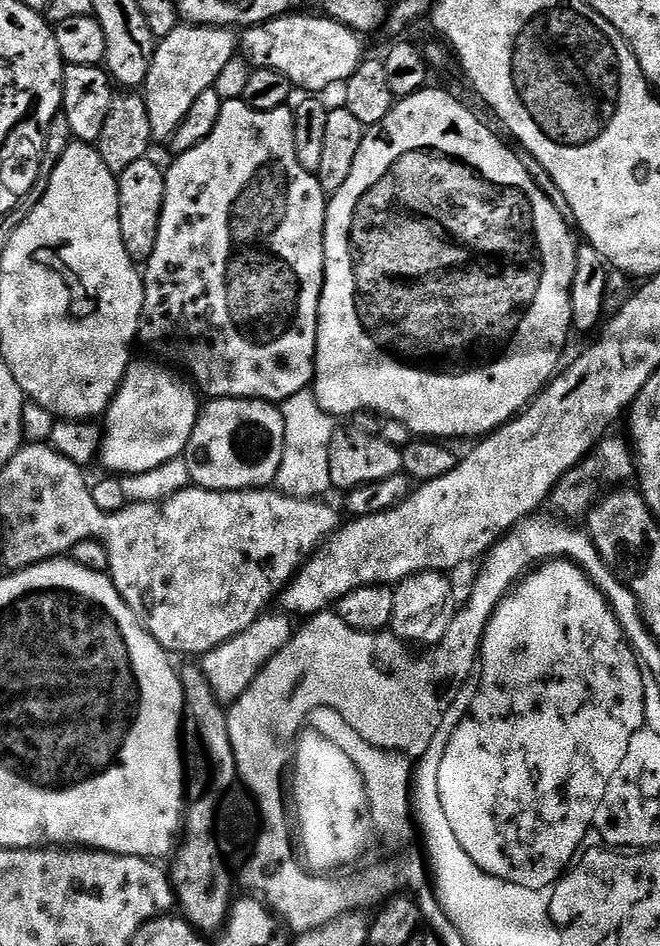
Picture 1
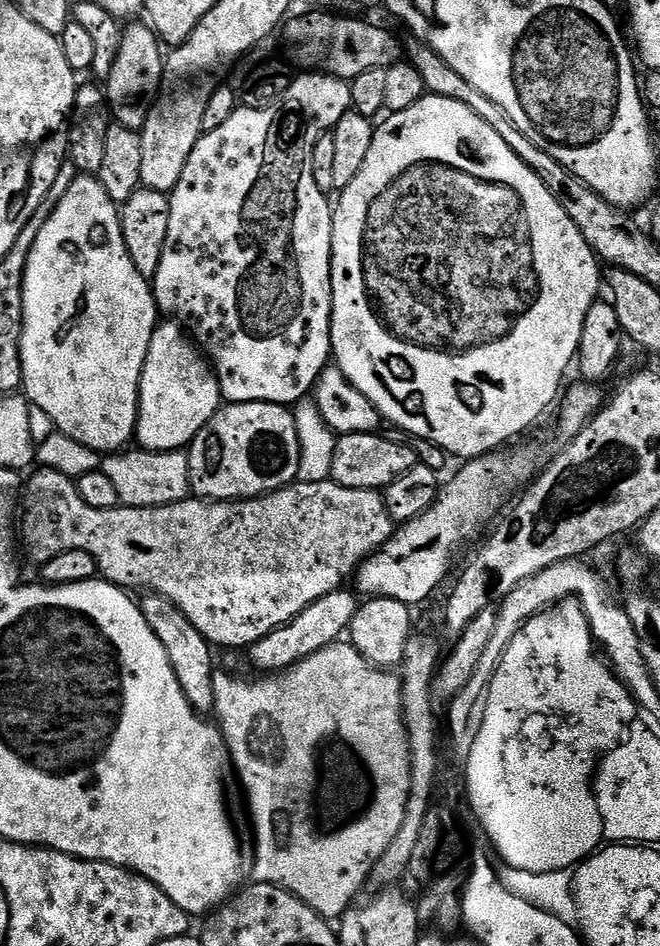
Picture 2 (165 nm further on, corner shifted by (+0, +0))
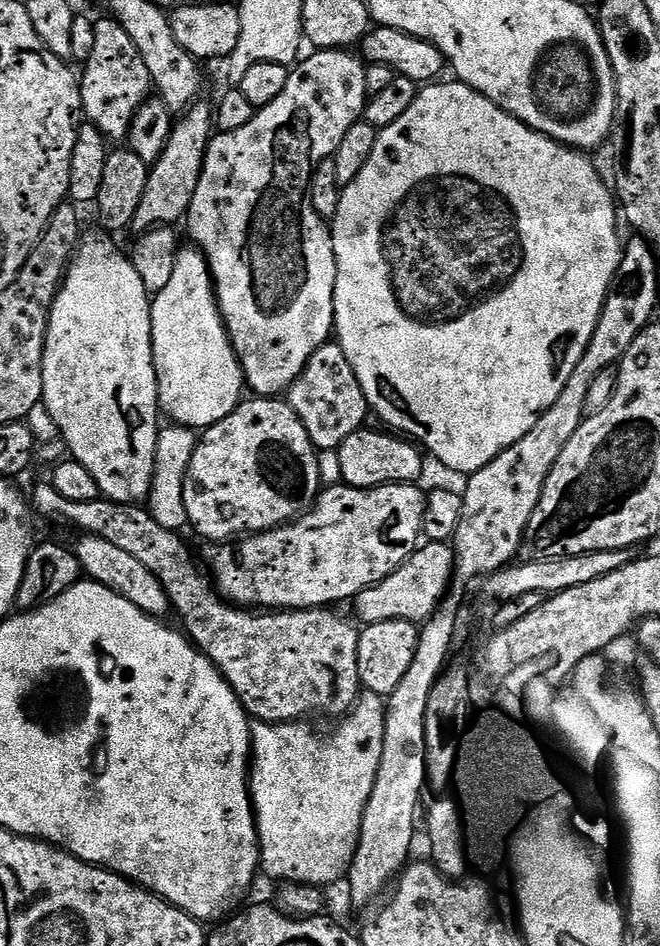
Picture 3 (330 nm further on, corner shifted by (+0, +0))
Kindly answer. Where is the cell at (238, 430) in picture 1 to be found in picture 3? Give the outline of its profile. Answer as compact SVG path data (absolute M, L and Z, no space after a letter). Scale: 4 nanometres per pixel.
M251 398L245 399L235 408L230 415L222 418L222 422L213 424L211 428L203 429L199 437L194 458L190 458L190 466L186 474L184 483L184 501L186 502L186 514L191 531L196 531L198 535L205 536L208 540L215 542L232 542L237 538L243 538L249 534L257 532L268 532L271 528L279 528L281 524L287 524L308 511L316 502L316 497L322 491L320 482L320 452L312 444L310 434L306 434L306 426L294 414L294 410L288 405L287 399L284 398Z

